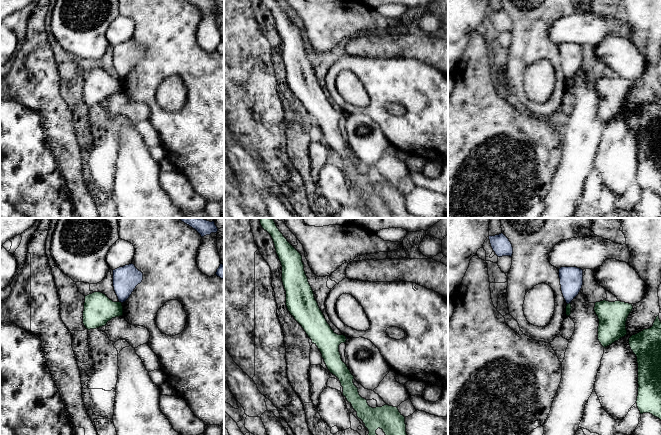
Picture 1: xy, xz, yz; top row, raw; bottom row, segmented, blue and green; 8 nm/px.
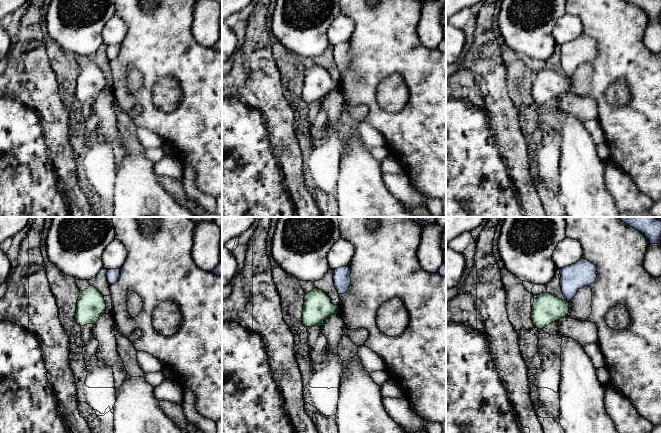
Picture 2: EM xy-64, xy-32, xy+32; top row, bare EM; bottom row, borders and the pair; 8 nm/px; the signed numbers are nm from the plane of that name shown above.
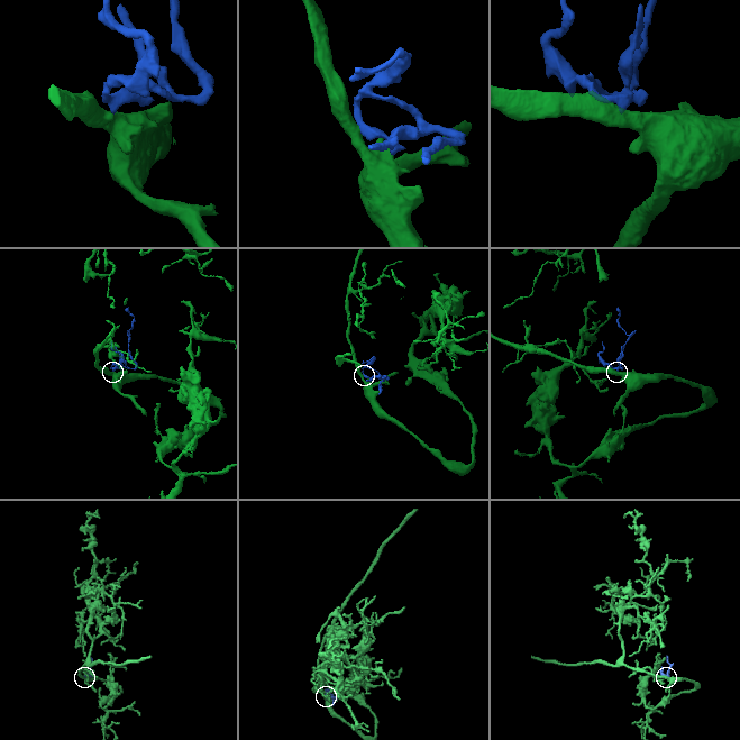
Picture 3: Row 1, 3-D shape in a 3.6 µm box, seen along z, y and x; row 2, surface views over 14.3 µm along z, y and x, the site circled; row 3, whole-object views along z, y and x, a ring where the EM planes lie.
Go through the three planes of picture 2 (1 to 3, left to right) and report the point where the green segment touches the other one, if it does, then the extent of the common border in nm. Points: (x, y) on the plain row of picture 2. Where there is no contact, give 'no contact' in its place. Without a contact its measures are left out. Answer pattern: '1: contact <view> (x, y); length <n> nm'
1: no contact
2: no contact
3: no contact

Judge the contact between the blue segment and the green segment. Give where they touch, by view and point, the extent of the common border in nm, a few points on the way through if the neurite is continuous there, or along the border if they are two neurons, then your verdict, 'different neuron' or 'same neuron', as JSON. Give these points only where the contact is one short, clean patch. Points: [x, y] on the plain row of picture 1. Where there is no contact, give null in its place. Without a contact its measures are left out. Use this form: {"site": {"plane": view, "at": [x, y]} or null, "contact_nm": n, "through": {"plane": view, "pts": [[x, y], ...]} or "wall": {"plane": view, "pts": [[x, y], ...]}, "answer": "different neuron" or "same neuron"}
{"site": {"plane": "xy", "at": [120, 77]}, "contact_nm": 30, "wall": {"plane": "xy", "pts": [[119, 77], [121, 79]]}, "answer": "different neuron"}

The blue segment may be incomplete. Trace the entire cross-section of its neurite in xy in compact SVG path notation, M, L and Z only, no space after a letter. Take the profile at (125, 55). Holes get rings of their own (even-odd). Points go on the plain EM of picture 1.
M134 40L113 46L113 63L119 78L125 78L143 56L143 49Z

